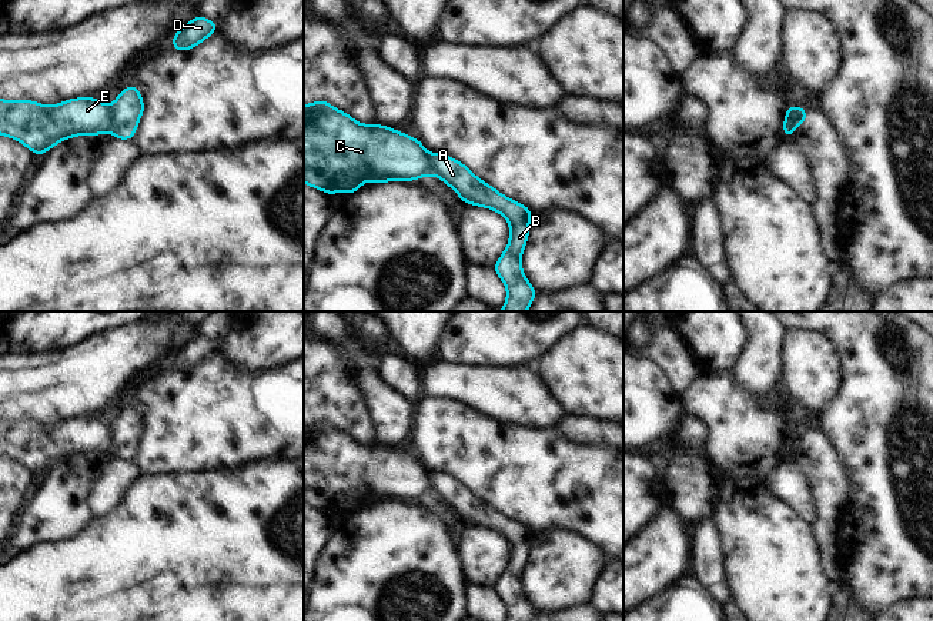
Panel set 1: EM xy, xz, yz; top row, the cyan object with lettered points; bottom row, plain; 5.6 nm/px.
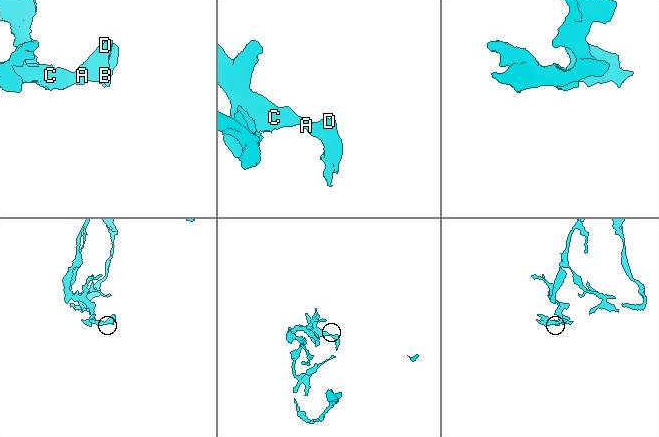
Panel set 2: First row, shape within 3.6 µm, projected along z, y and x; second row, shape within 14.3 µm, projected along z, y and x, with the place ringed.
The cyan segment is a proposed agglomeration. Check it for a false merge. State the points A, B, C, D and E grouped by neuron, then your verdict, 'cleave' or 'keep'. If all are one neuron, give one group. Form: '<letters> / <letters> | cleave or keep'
A B D / C E | cleave

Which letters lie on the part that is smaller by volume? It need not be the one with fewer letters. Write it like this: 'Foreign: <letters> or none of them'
Foreign: A, B, D

